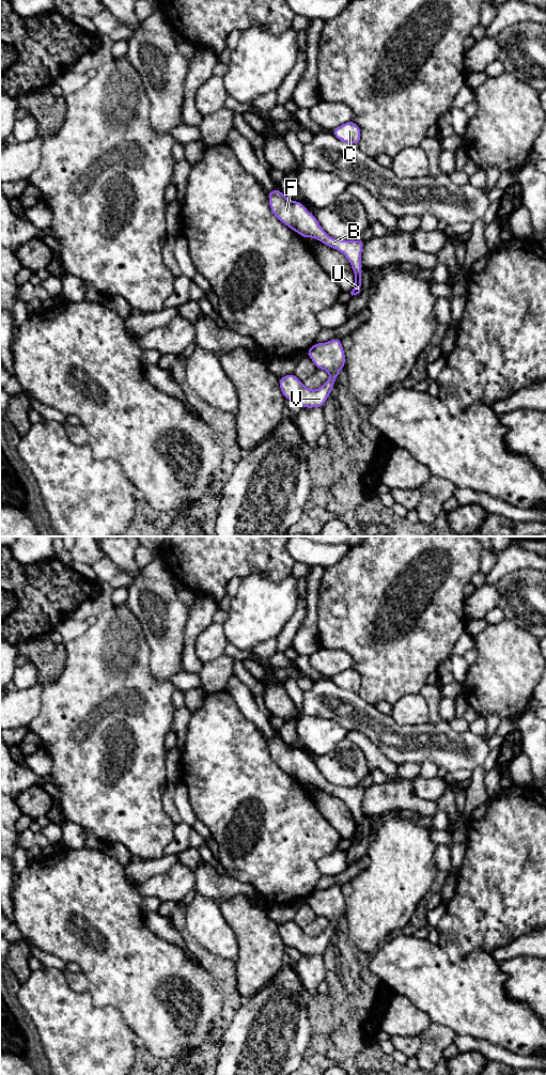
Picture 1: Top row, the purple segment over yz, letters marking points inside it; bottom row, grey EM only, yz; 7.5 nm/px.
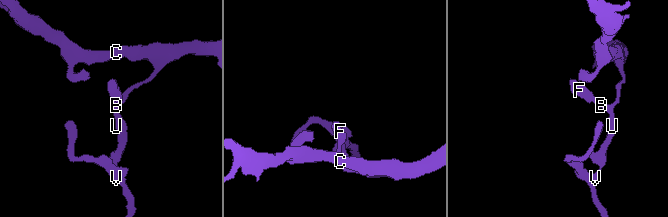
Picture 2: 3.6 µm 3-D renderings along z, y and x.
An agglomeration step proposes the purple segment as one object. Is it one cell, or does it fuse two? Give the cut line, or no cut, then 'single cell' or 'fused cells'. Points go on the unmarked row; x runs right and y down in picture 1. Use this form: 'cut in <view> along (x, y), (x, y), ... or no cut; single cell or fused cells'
no cut; single cell

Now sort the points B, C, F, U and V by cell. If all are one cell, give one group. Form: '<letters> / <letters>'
B C F U V

